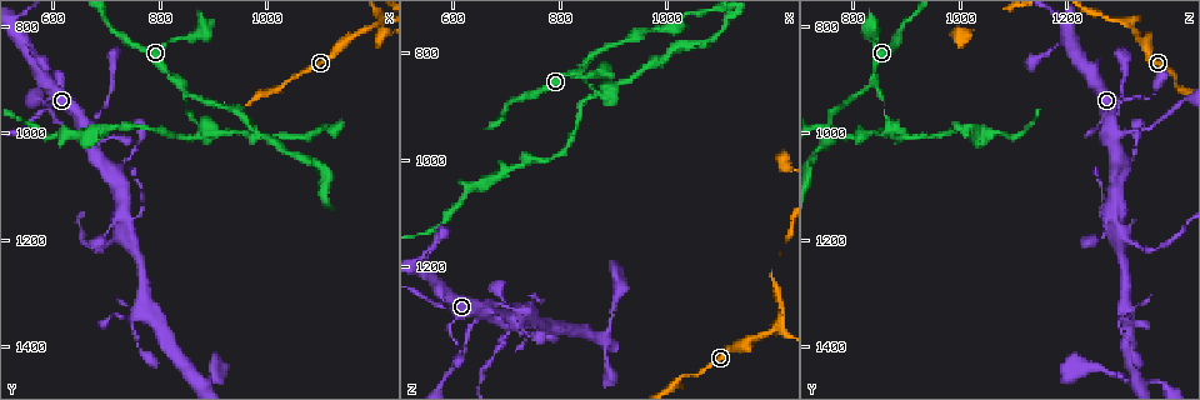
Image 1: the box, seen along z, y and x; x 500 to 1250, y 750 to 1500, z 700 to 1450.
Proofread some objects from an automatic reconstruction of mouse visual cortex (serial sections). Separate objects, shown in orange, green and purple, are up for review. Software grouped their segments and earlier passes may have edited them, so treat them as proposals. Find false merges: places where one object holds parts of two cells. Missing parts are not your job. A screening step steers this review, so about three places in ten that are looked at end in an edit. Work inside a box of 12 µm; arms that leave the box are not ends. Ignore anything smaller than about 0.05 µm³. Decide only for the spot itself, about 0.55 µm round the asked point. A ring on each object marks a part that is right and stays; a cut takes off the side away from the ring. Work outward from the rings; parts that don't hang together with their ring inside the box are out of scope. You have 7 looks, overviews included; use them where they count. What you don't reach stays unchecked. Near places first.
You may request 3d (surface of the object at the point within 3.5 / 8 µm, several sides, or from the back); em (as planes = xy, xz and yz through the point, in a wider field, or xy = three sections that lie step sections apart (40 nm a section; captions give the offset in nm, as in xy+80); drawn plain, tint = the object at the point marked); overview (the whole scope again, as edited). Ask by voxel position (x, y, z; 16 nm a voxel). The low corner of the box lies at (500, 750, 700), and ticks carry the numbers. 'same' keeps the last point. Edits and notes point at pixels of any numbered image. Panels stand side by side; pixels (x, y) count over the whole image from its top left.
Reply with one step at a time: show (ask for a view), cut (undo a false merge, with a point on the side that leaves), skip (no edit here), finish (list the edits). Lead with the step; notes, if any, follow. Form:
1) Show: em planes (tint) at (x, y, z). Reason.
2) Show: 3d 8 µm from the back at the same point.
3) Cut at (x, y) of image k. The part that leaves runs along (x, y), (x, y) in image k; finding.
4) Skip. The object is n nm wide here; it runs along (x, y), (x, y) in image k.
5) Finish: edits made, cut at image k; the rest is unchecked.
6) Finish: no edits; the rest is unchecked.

Show: 3d 3.5 µm at (660, 1000, 1280). Four-way junction.

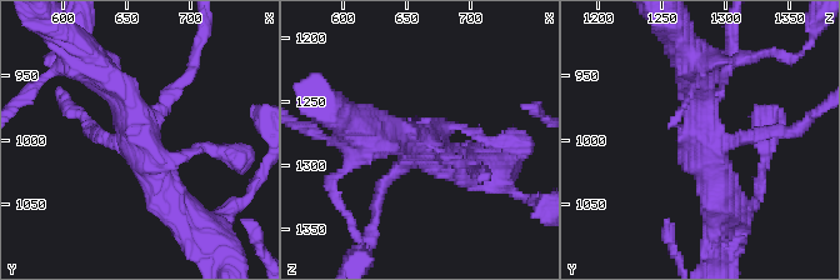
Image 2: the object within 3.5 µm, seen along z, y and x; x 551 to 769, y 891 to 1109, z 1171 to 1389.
Show: em xy step 5 (tint) at (662, 998, 1284).

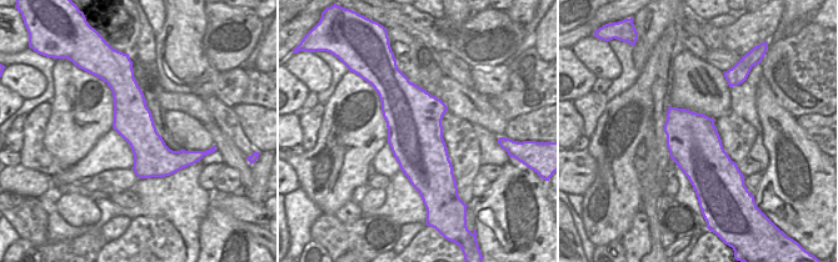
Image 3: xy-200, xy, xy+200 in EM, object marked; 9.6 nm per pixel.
Show: em xy step 1 (tint) at the same point. Another direction.

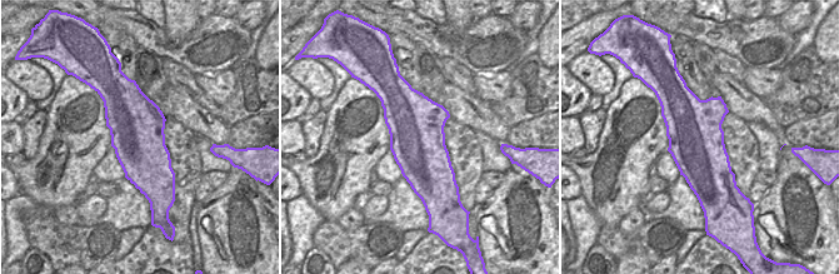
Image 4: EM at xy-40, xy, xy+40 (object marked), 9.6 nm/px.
Skip. It runs along (94, 68), (179, 205) in image 2; all the same cell.

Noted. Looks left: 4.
Show: em xy step 1 (tint) at (840, 905, 840). A fork.

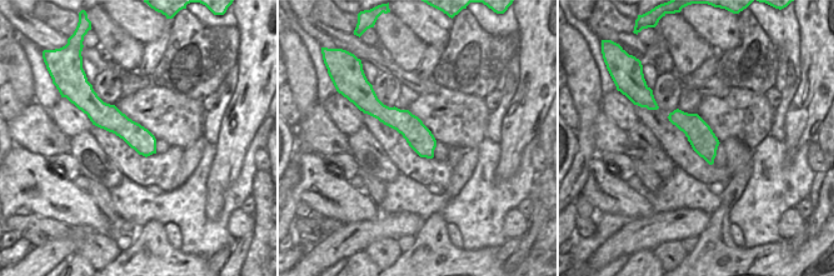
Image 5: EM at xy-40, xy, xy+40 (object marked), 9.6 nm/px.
Show: 3d 3.5 µm at the same point. See where the arms go.

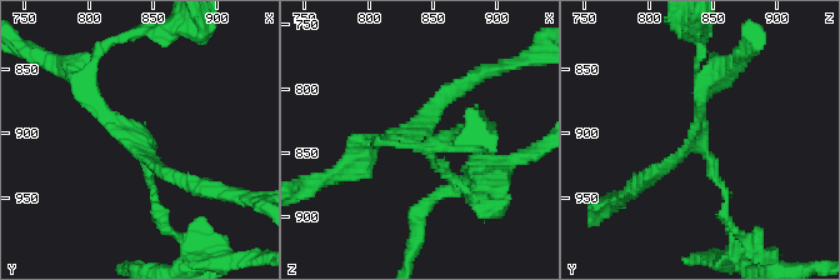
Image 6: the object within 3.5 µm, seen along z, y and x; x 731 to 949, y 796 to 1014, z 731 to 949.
Skip. The arms are 100, 200, 250 nm wide; all the same cell.

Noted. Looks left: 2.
Finish: no edits; the rest is unchecked.

